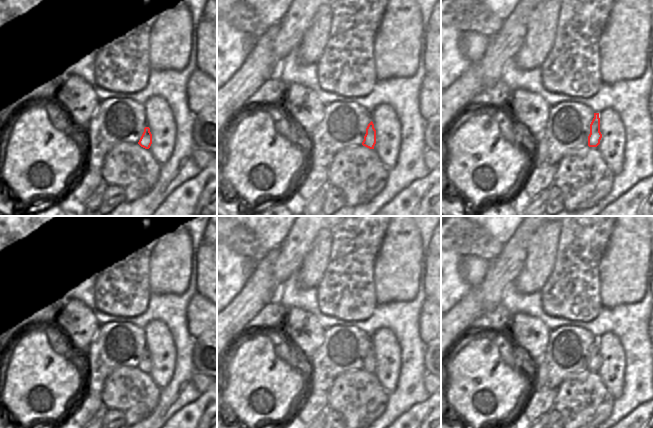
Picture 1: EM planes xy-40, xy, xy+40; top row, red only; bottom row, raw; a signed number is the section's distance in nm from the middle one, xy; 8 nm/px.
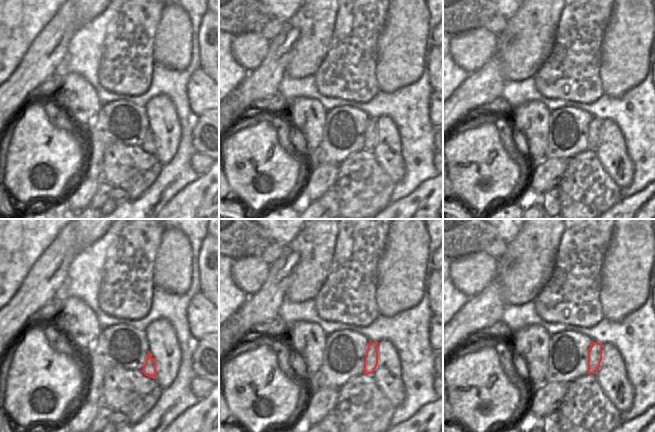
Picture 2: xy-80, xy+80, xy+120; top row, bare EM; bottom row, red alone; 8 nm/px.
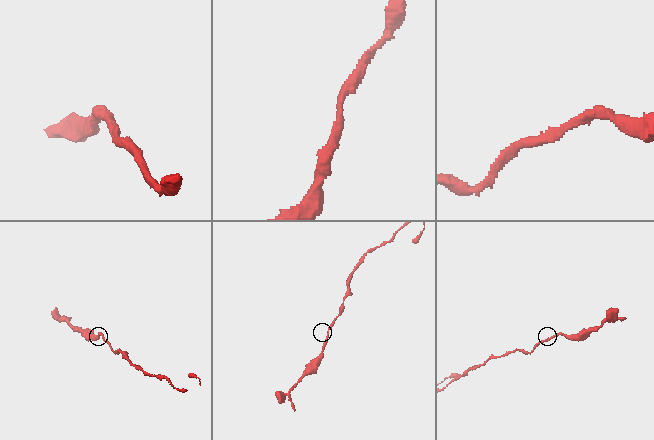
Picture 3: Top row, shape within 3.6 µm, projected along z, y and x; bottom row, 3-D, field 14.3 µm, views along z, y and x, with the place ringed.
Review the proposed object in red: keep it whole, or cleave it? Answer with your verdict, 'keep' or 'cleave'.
keep

